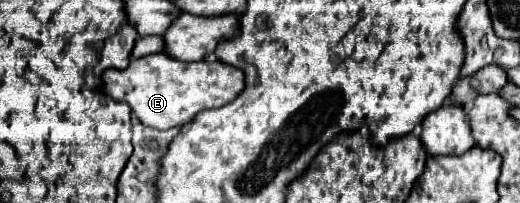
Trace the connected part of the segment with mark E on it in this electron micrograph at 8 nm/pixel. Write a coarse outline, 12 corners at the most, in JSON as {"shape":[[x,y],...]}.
{"shape":[[163,52],[103,74],[141,124],[181,128],[245,88],[219,60]]}

